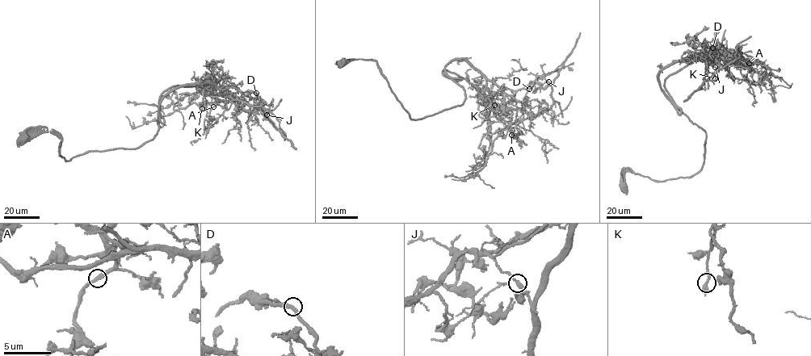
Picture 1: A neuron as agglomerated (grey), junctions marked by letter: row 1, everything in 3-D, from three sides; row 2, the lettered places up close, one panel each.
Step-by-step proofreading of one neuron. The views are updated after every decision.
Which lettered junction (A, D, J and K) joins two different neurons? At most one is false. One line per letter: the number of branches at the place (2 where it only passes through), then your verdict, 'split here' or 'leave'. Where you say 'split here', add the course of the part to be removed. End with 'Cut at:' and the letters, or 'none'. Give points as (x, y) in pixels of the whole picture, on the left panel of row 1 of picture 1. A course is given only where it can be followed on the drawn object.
A: 2 branches meet; leave
D: 2 branches meet; leave
J: 2 branches meet; split here; foreign part runs (266, 115), (265, 118), (264, 112), (241, 100), (199, 105), (194, 102), (135, 127), (125, 116)
K: 2 branches meet; leave
Cut at: J

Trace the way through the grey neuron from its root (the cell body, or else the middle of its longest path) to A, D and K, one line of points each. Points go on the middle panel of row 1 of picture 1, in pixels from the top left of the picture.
A: (342, 64), (376, 61), (414, 119), (460, 106), (464, 90), (442, 73), (456, 73), (475, 85), (511, 135)
D: (342, 64), (376, 61), (414, 119), (463, 103), (464, 90), (445, 70), (494, 109), (520, 108), (529, 89)
K: (342, 64), (376, 61), (414, 119), (463, 103), (464, 90), (444, 77), (445, 70), (467, 79), (494, 105)

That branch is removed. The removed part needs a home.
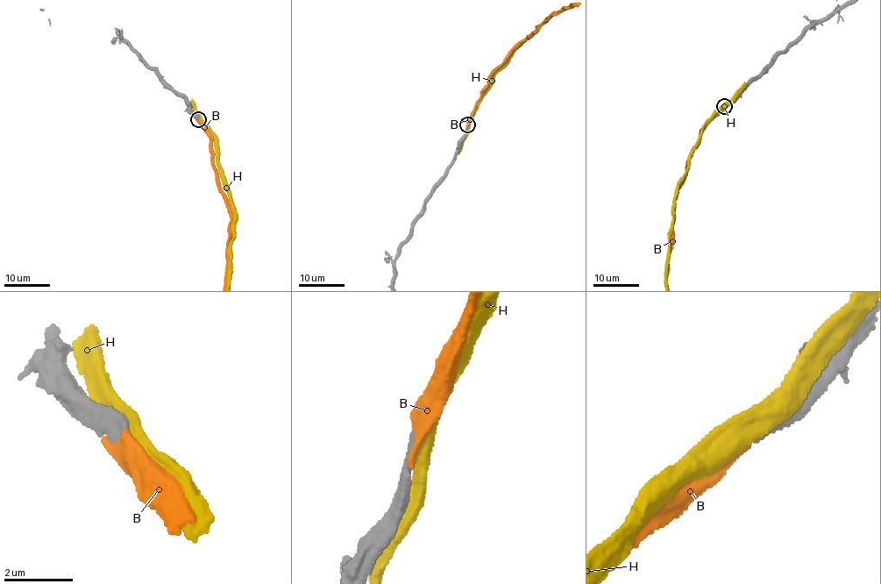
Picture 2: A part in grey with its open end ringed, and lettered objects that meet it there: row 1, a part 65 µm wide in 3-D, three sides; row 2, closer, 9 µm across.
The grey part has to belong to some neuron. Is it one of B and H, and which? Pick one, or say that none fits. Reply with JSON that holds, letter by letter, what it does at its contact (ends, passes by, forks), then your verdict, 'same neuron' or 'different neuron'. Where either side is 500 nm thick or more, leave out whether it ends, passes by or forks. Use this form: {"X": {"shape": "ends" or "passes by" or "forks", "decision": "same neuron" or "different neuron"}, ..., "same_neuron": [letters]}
{"B": {"shape": "ends", "decision": "same neuron"}, "H": {"decision": "different neuron"}, "same_neuron": ["B"]}

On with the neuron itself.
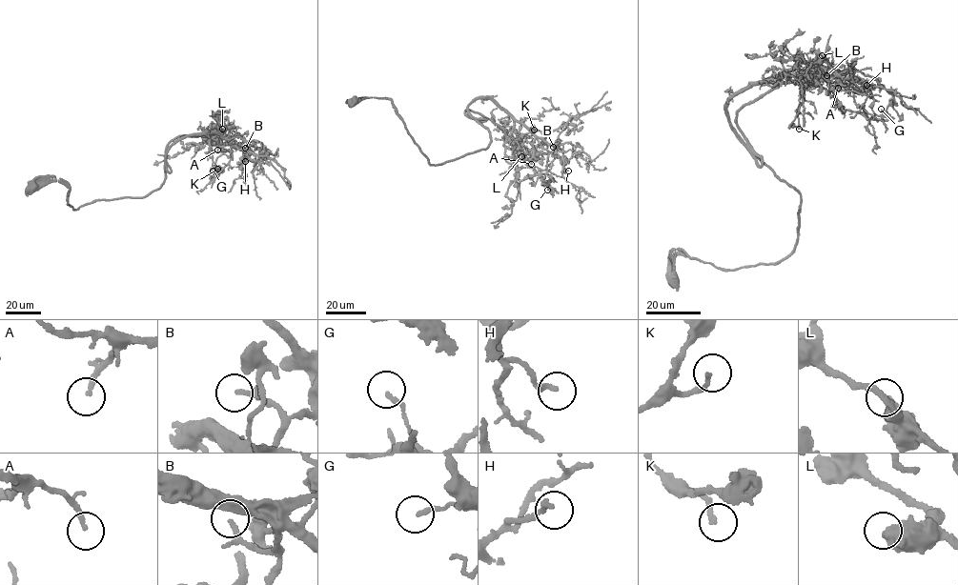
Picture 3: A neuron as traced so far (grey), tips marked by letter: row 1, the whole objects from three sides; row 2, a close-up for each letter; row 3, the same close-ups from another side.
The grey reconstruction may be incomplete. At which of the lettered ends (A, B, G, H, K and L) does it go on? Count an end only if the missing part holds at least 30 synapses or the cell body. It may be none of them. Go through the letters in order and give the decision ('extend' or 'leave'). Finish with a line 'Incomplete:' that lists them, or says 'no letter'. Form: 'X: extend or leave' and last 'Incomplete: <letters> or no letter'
A: extend
B: leave
G: leave
H: leave
K: leave
L: leave
Incomplete: A

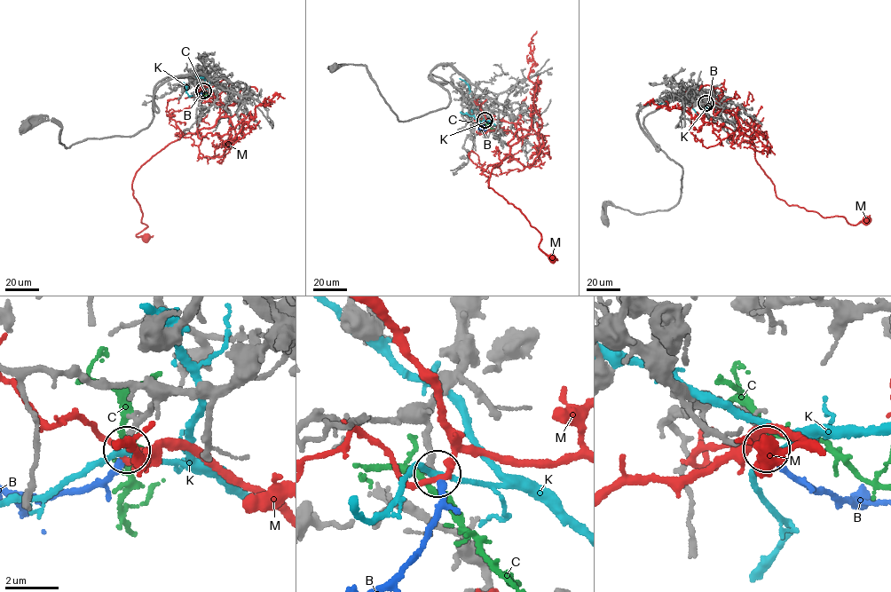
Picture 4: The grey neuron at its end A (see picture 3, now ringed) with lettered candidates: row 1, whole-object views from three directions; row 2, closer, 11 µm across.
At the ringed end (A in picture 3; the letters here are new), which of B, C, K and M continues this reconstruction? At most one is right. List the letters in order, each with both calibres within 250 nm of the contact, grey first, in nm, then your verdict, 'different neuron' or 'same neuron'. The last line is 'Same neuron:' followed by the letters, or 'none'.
B: 200 nm thick on the grey side, 220 nm on the other; same neuron
C: 200 nm thick on the grey side, 240 nm on the other; different neuron
K: 200 nm thick on the grey side, 190 nm on the other; different neuron
M: 190 nm thick on the grey side, 220 nm on the other; different neuron
Same neuron: B

